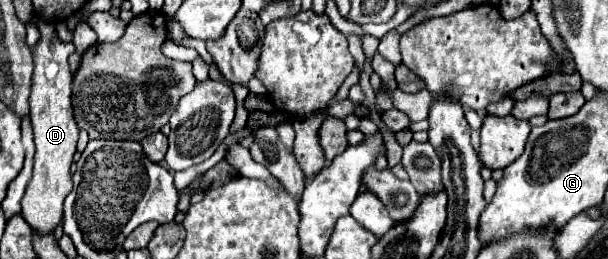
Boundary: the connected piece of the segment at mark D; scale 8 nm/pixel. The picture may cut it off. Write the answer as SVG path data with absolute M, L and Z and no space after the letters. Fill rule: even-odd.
M37 16L35 26L39 30L39 42L33 46L33 82L31 82L31 126L35 136L35 164L33 164L33 178L27 184L25 196L23 196L23 218L29 222L31 228L35 228L41 234L53 232L55 226L63 218L63 200L67 192L71 192L71 162L77 146L79 128L73 118L73 106L71 106L71 82L73 76L69 72L67 58L75 52L75 46L71 42L61 42L57 38L55 26ZM49 66L55 66L53 74Z

